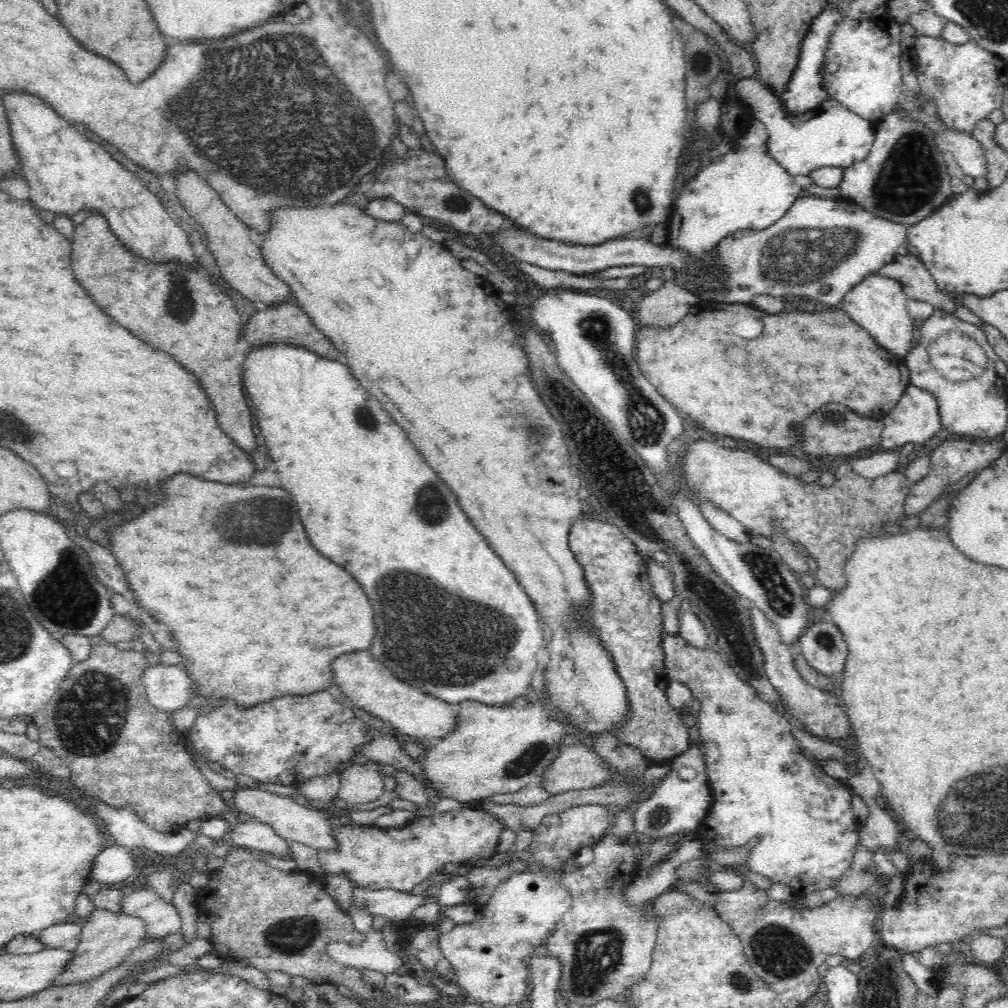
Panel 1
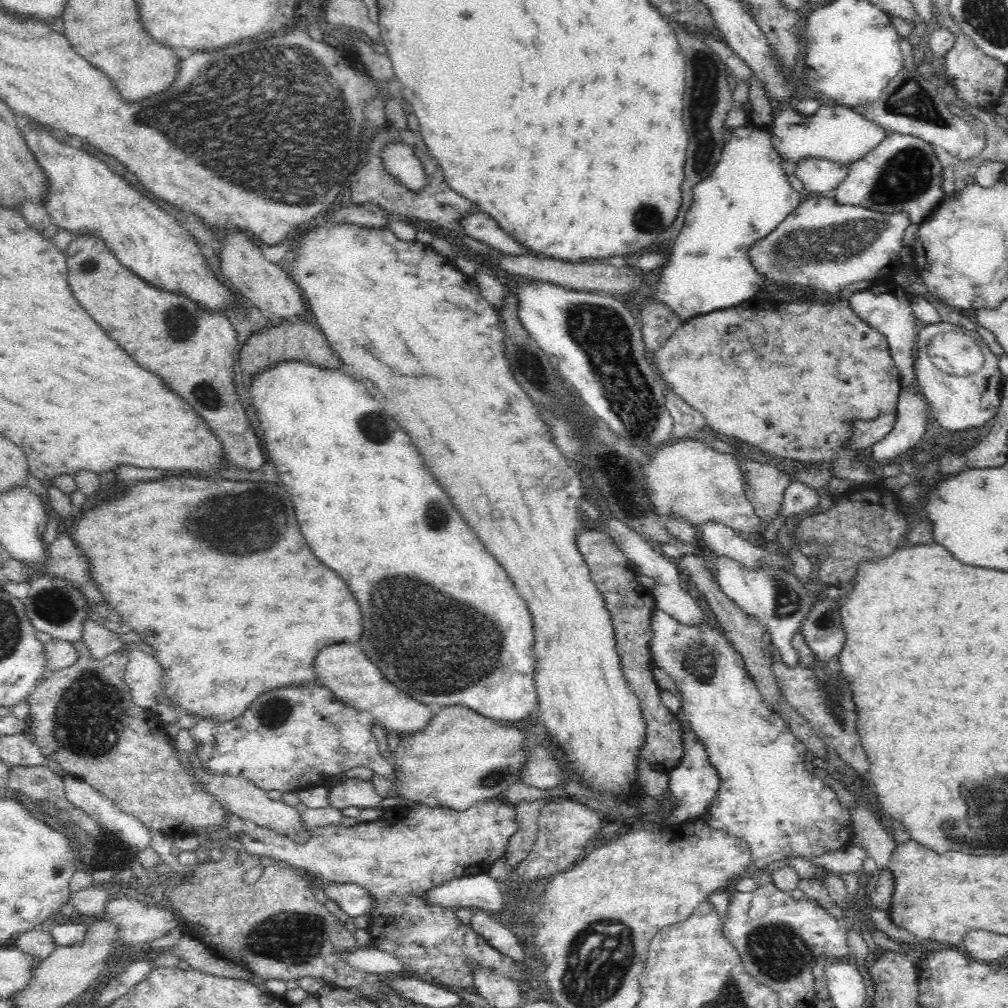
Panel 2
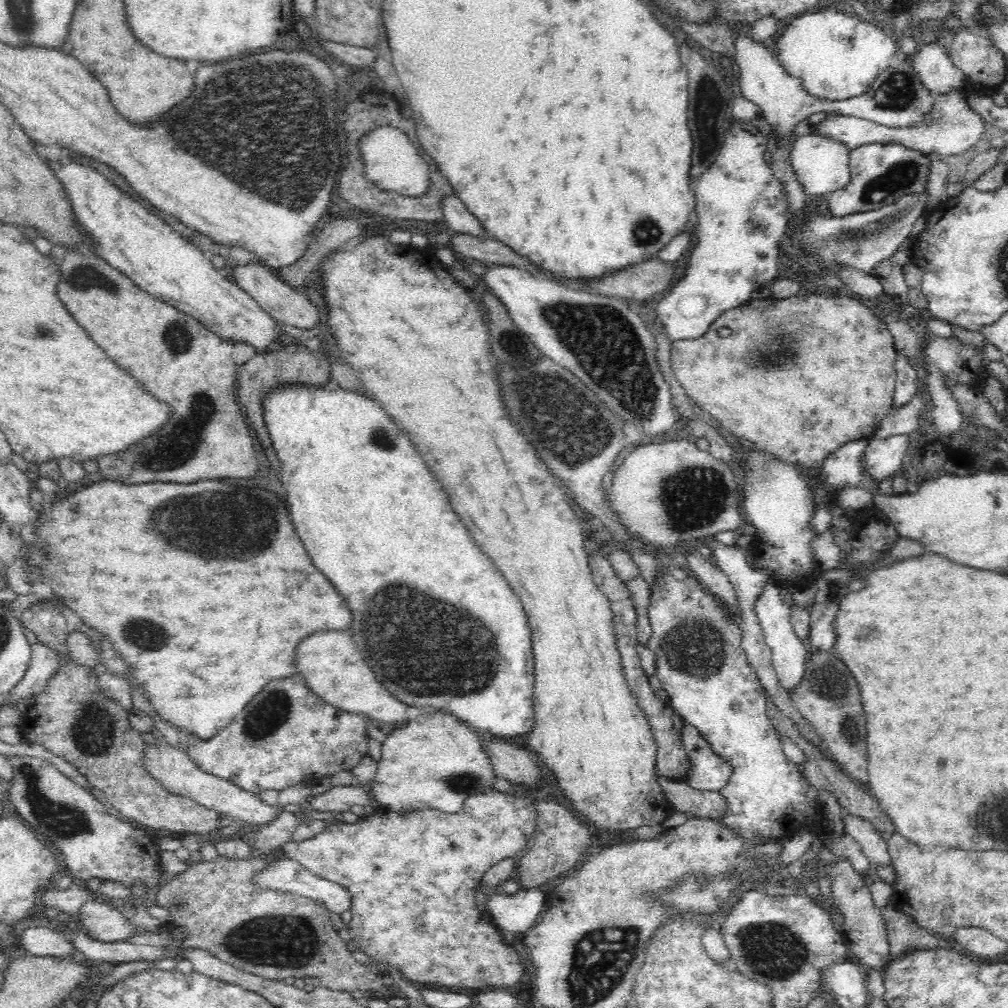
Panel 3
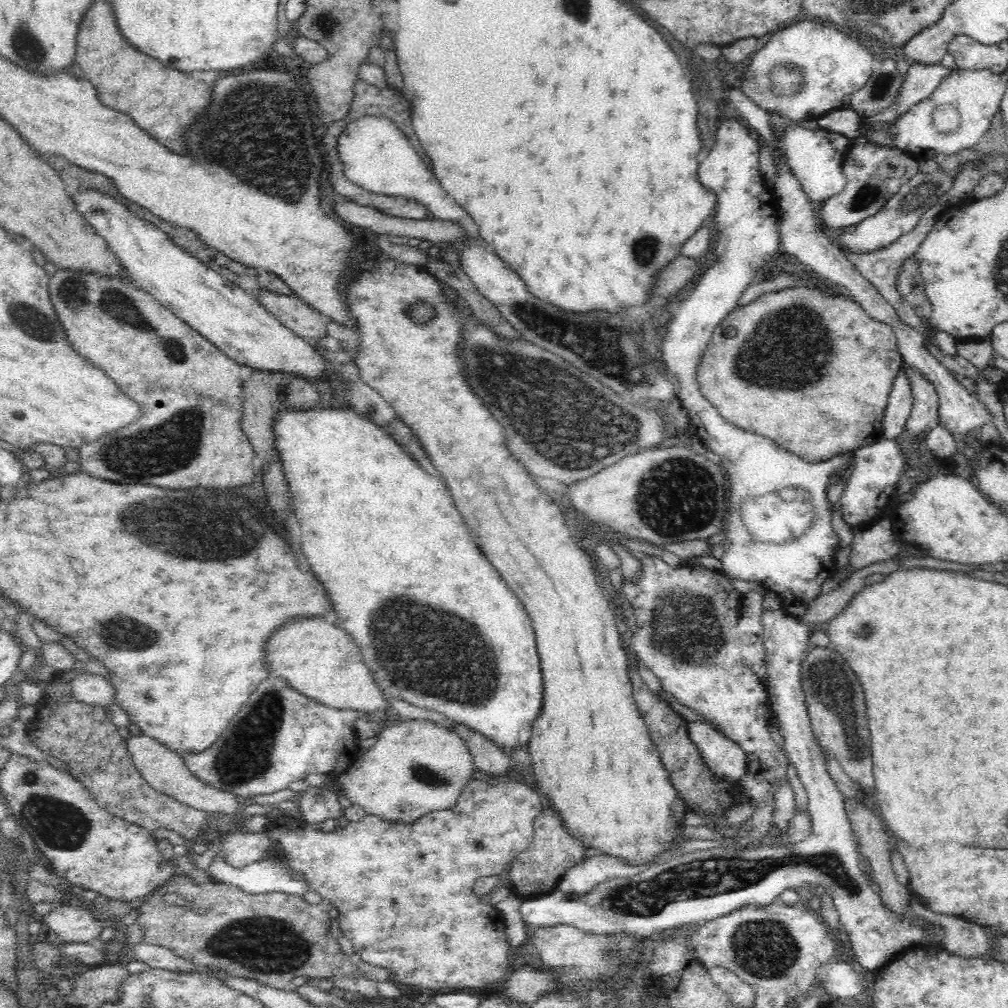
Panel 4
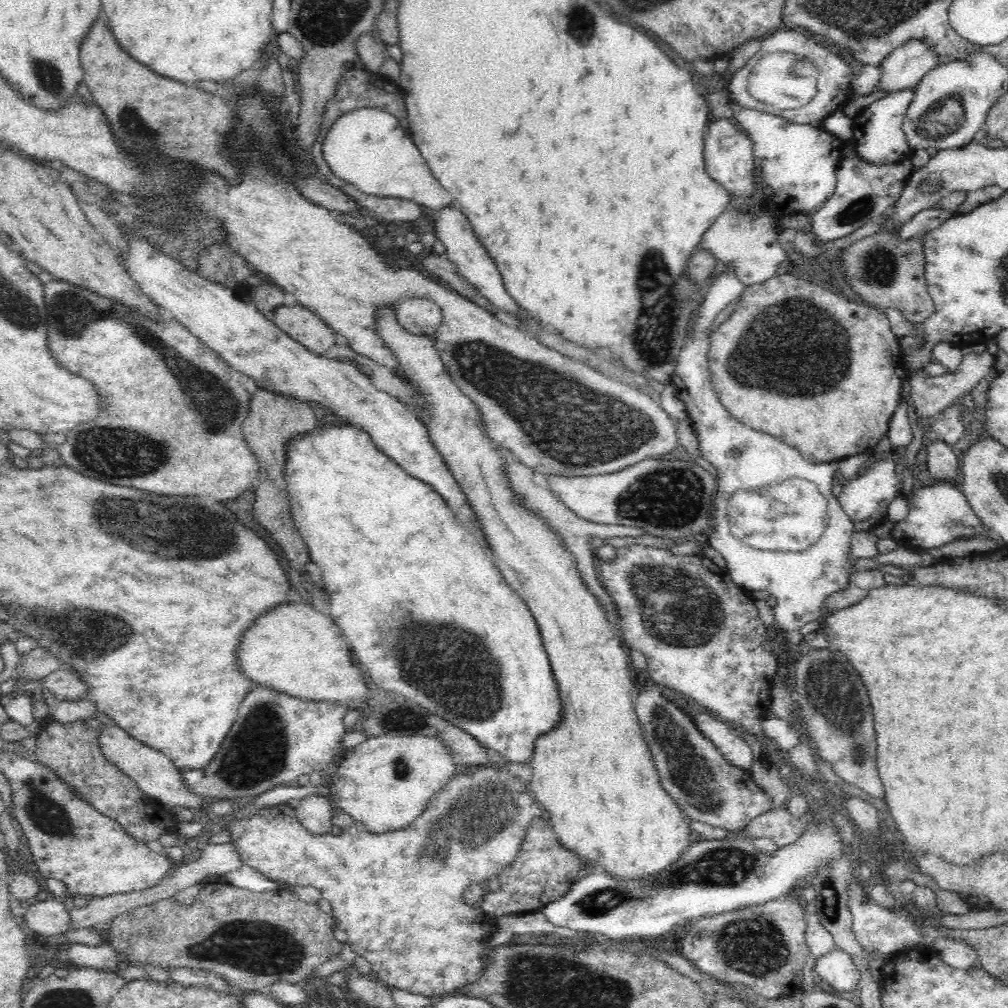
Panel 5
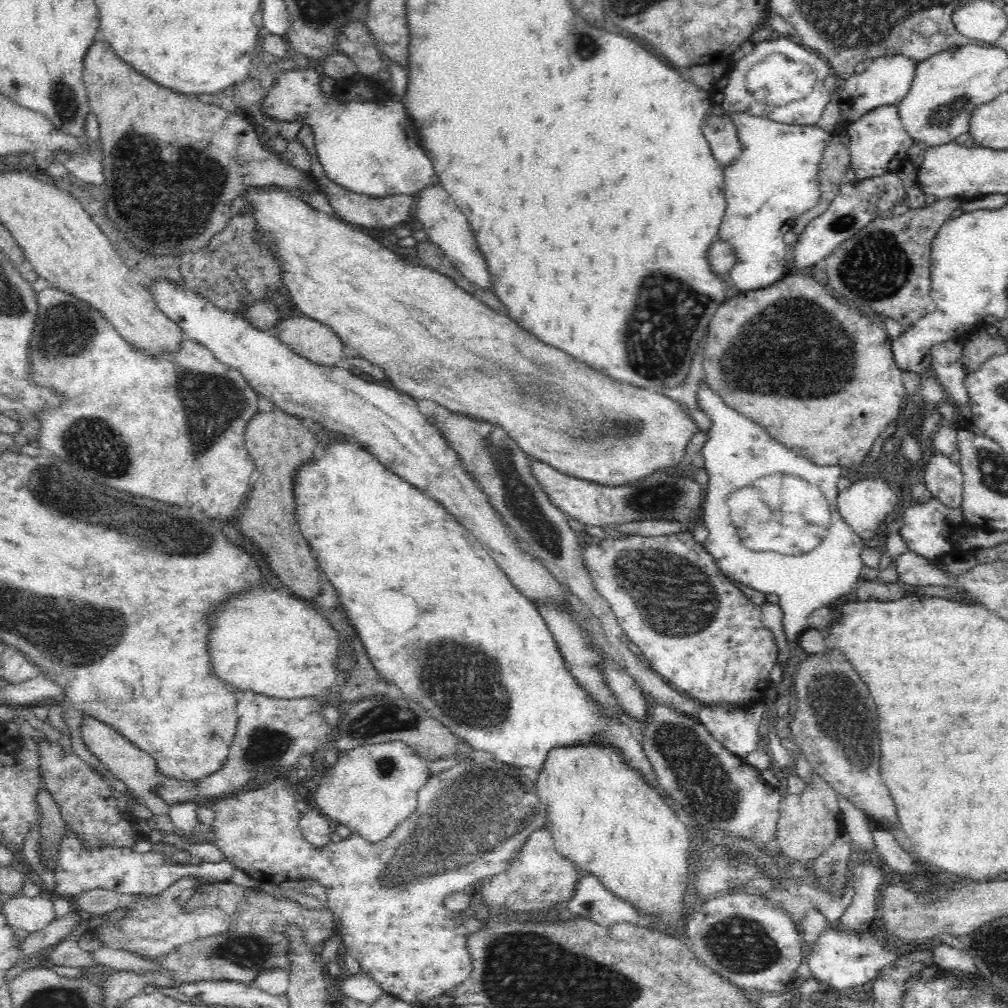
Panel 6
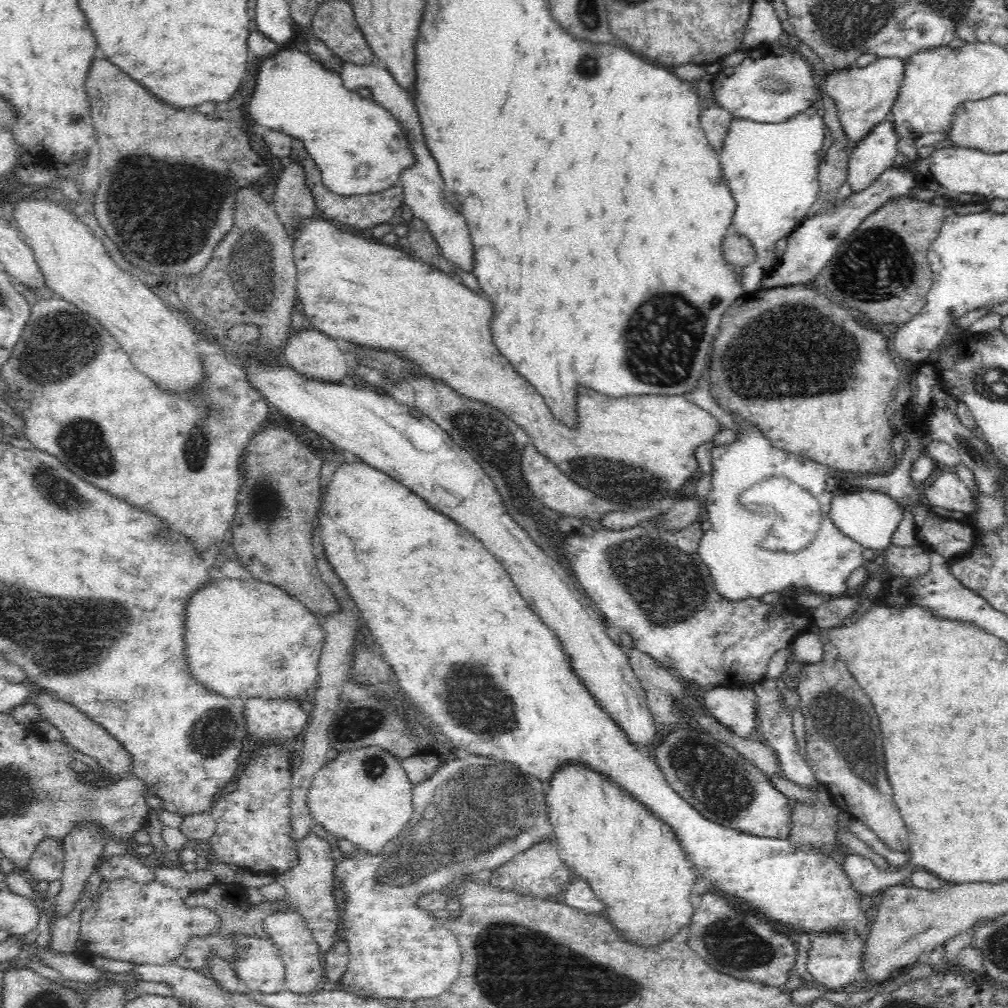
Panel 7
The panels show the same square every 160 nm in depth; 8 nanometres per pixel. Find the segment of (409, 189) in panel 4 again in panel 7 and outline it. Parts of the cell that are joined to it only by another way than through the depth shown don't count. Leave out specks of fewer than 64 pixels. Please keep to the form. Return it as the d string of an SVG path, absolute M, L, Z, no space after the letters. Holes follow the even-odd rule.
M296 49L279 50L274 56L266 58L259 68L255 91L248 100L248 110L254 122L304 140L306 151L320 169L324 186L335 194L350 196L388 191L388 188L399 185L403 172L416 164L410 141L392 113L372 97L364 98L356 91L347 89L340 74L324 68L304 52ZM360 164L369 168L363 177L356 176L356 168Z

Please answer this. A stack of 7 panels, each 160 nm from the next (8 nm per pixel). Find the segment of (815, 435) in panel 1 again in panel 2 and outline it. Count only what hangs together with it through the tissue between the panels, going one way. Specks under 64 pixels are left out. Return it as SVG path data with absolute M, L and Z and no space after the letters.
M896 412L885 413L879 419L854 422L854 436L842 443L841 449L859 451L885 438L896 426Z

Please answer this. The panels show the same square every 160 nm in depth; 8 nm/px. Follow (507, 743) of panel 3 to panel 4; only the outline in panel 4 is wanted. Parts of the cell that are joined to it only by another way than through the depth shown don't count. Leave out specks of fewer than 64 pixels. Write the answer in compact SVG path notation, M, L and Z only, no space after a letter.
M456 724L450 729L456 731L466 741L468 751L472 754L475 770L482 770L493 776L506 776L511 766L508 751L467 726Z

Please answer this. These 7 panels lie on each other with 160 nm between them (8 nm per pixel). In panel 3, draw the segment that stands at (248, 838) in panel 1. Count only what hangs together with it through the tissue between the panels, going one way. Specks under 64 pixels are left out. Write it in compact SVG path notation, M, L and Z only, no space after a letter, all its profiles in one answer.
M493 788L484 792L473 793L465 800L464 806L455 813L442 812L436 809L424 809L409 813L398 814L394 811L377 813L372 816L360 818L355 823L330 821L323 825L323 829L309 839L296 842L294 840L286 843L285 852L288 858L297 860L304 868L312 874L322 877L325 880L344 886L352 898L352 921L347 928L353 939L351 947L359 949L370 958L375 958L376 962L384 963L390 968L394 967L403 974L403 978L413 984L438 984L438 986L458 986L458 988L483 988L484 986L514 986L520 982L522 976L522 966L518 962L518 954L512 945L508 945L503 940L502 930L491 922L488 912L480 912L476 905L476 894L478 893L478 881L481 881L485 872L500 860L513 857L520 850L526 848L528 838L532 836L536 824L536 808L530 800L530 796L510 795L498 792Z

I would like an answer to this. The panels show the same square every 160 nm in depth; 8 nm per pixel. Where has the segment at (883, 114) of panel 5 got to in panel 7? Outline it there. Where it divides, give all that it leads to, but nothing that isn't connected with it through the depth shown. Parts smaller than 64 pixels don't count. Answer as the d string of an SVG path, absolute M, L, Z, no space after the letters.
M887 118L869 130L849 154L848 176L852 192L868 188L873 180L897 164L900 158L895 124Z

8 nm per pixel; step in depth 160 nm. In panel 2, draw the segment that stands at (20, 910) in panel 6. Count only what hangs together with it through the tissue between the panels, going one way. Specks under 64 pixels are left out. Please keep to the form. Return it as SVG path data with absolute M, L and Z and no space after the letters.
M123 894L109 902L104 916L100 918L119 927L118 939L128 949L142 948L151 940L162 938L177 926L181 926L173 911Z

